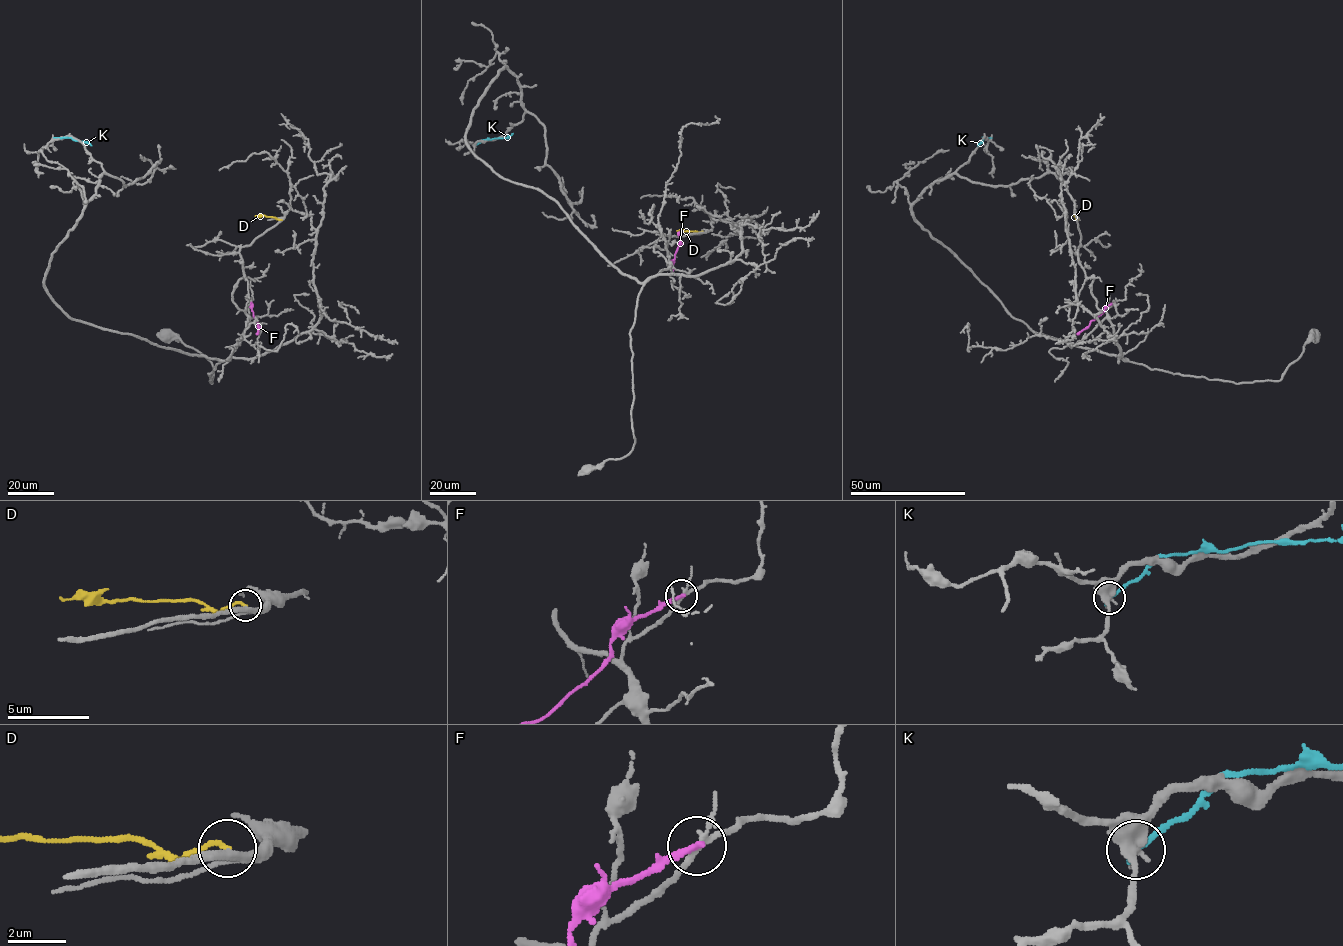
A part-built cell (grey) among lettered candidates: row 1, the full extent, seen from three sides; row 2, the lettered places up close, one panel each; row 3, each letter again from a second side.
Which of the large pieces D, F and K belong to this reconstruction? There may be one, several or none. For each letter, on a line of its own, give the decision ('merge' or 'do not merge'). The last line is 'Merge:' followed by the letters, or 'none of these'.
D: do not merge
F: do not merge
K: do not merge
Merge: none of these

